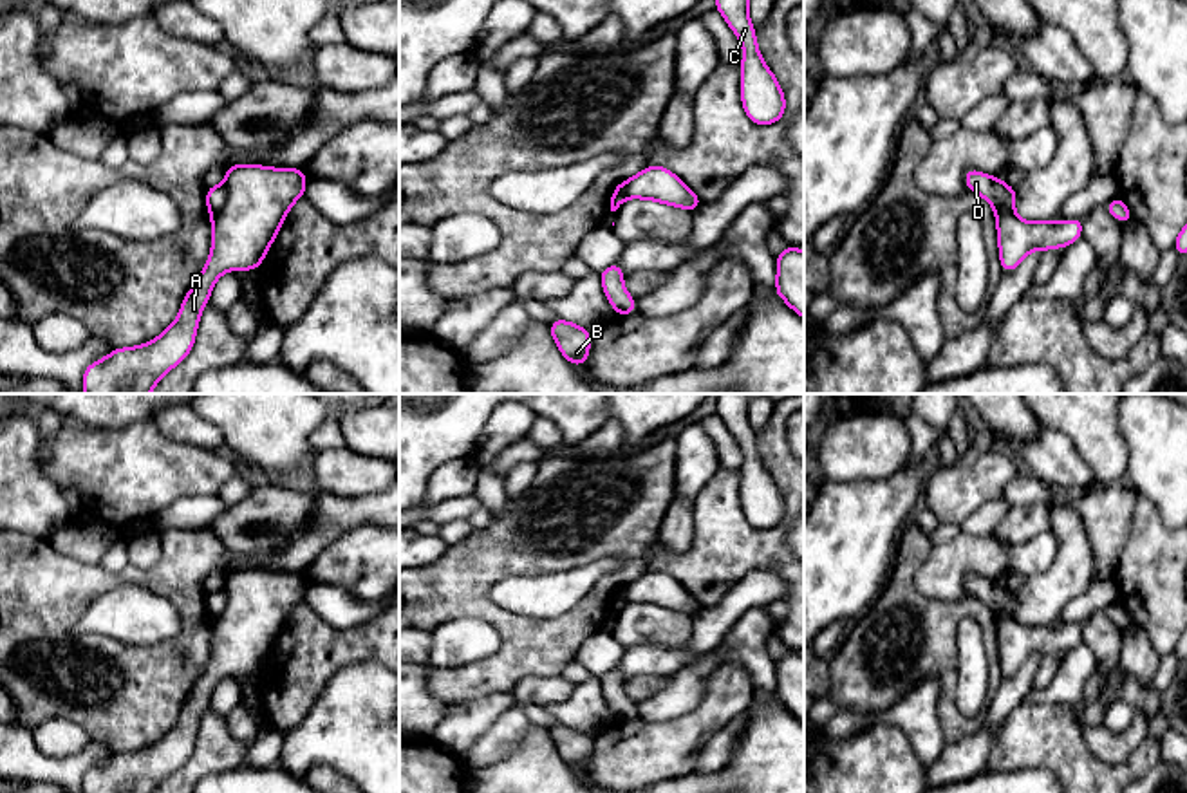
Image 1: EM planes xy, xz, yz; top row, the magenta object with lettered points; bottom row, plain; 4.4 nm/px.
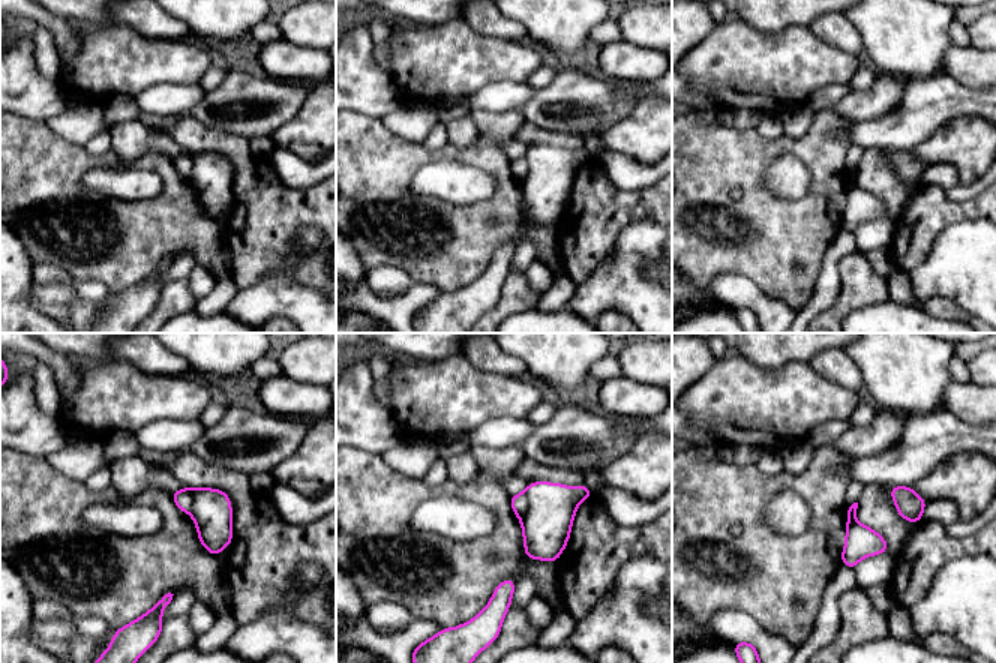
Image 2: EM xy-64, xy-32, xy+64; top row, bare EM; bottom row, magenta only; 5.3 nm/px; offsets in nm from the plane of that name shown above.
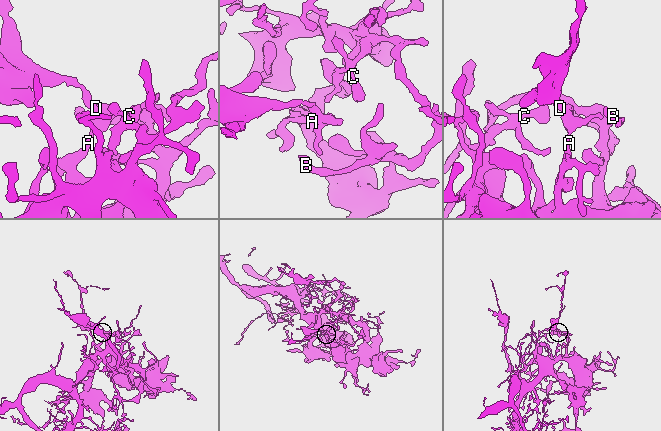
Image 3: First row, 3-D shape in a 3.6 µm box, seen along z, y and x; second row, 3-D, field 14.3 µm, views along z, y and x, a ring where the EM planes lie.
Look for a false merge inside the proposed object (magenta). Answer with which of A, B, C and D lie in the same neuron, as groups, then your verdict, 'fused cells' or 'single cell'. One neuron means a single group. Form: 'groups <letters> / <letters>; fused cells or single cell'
groups A B C / D; fused cells

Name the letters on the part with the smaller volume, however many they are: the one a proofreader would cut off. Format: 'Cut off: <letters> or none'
Cut off: D

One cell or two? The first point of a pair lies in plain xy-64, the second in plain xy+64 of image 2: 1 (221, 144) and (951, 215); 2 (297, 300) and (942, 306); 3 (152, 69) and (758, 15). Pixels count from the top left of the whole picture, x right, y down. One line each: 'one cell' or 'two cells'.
1: one cell
2: two cells
3: two cells

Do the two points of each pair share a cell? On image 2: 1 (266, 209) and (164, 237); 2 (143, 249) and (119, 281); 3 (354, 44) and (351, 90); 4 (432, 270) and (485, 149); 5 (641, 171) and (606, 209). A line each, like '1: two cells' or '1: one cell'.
1: two cells
2: one cell
3: one cell
4: one cell
5: two cells

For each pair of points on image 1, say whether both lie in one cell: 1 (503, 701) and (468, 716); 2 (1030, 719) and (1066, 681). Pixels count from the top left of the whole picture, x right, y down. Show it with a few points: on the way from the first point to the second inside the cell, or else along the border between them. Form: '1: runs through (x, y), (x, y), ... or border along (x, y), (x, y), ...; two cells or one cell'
1: runs through (494, 705), (477, 714); one cell
2: border along (1025, 699), (1065, 701), (1074, 707); two cells

